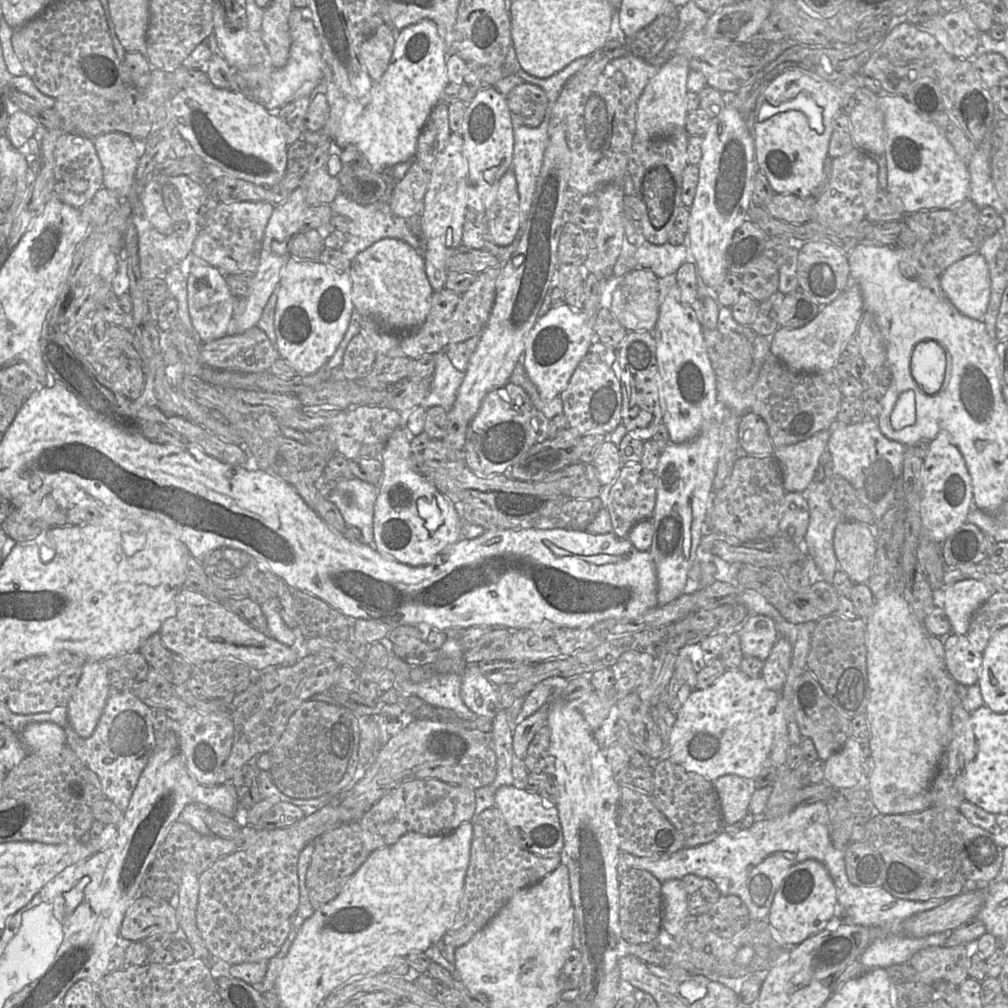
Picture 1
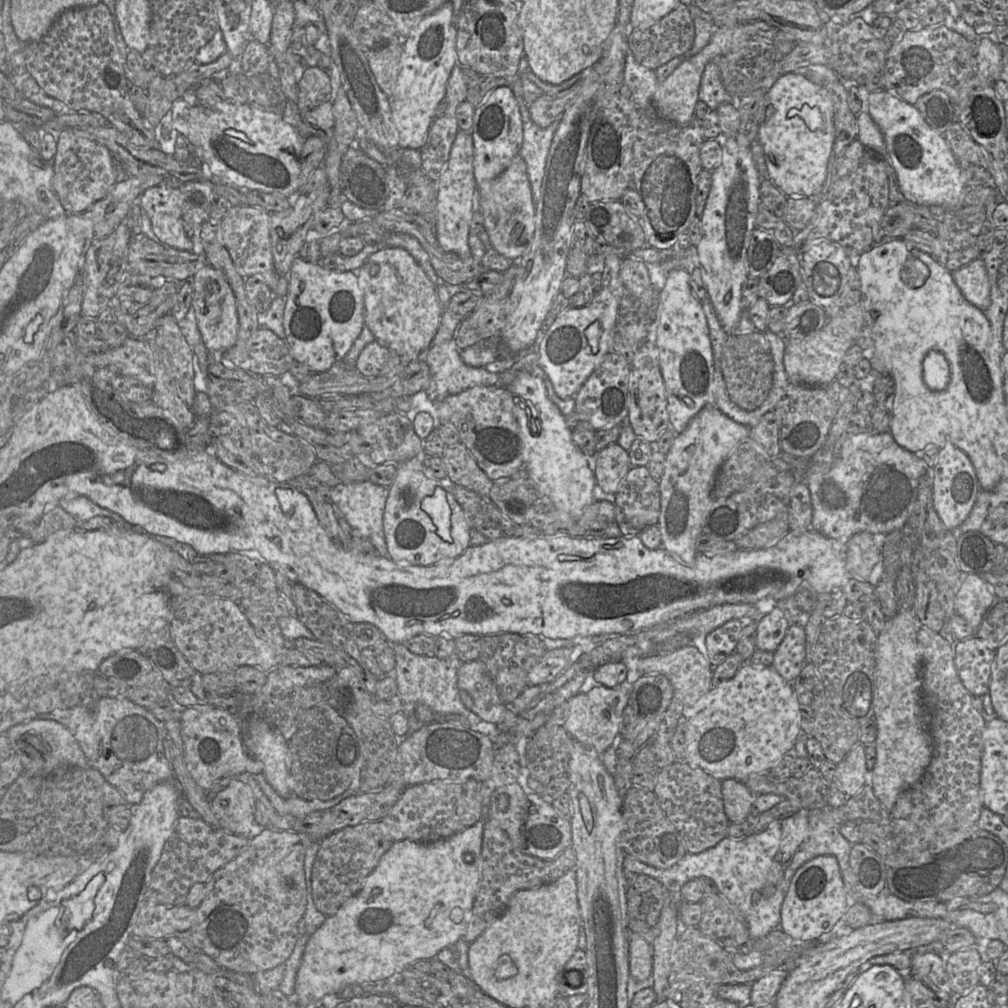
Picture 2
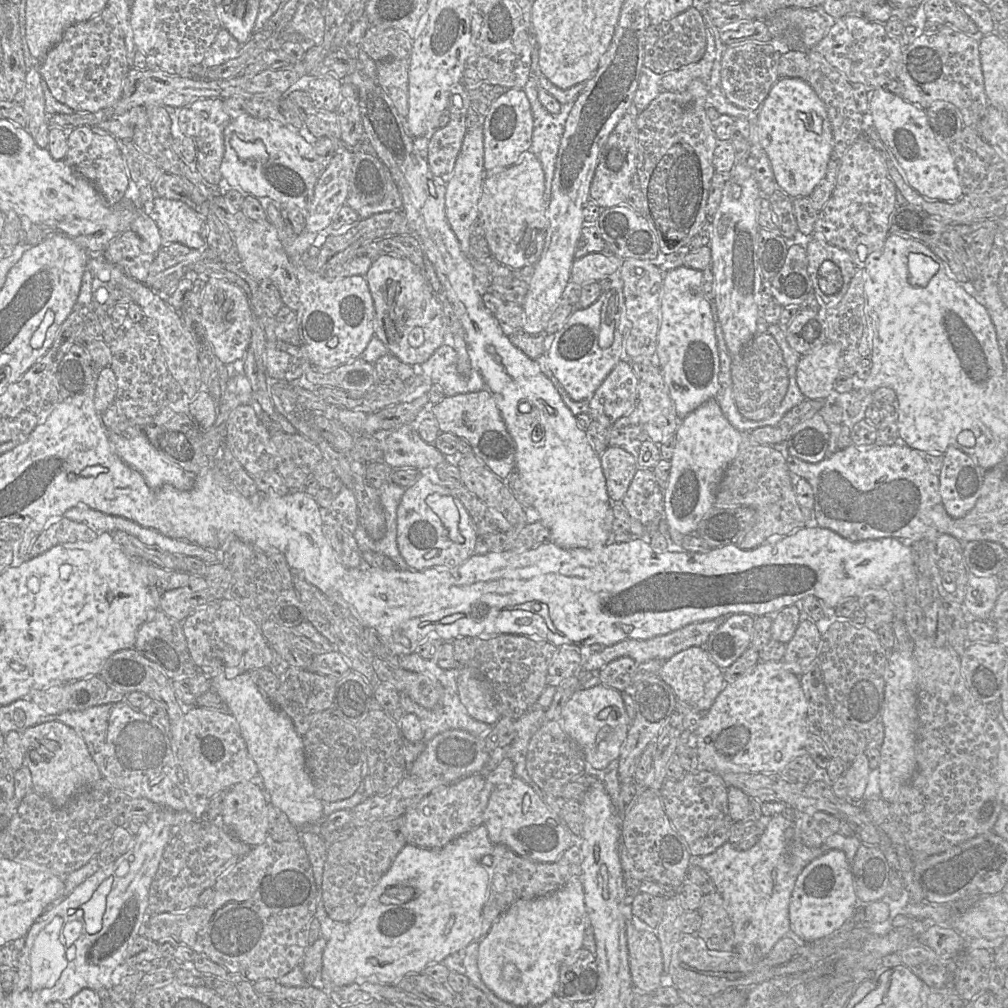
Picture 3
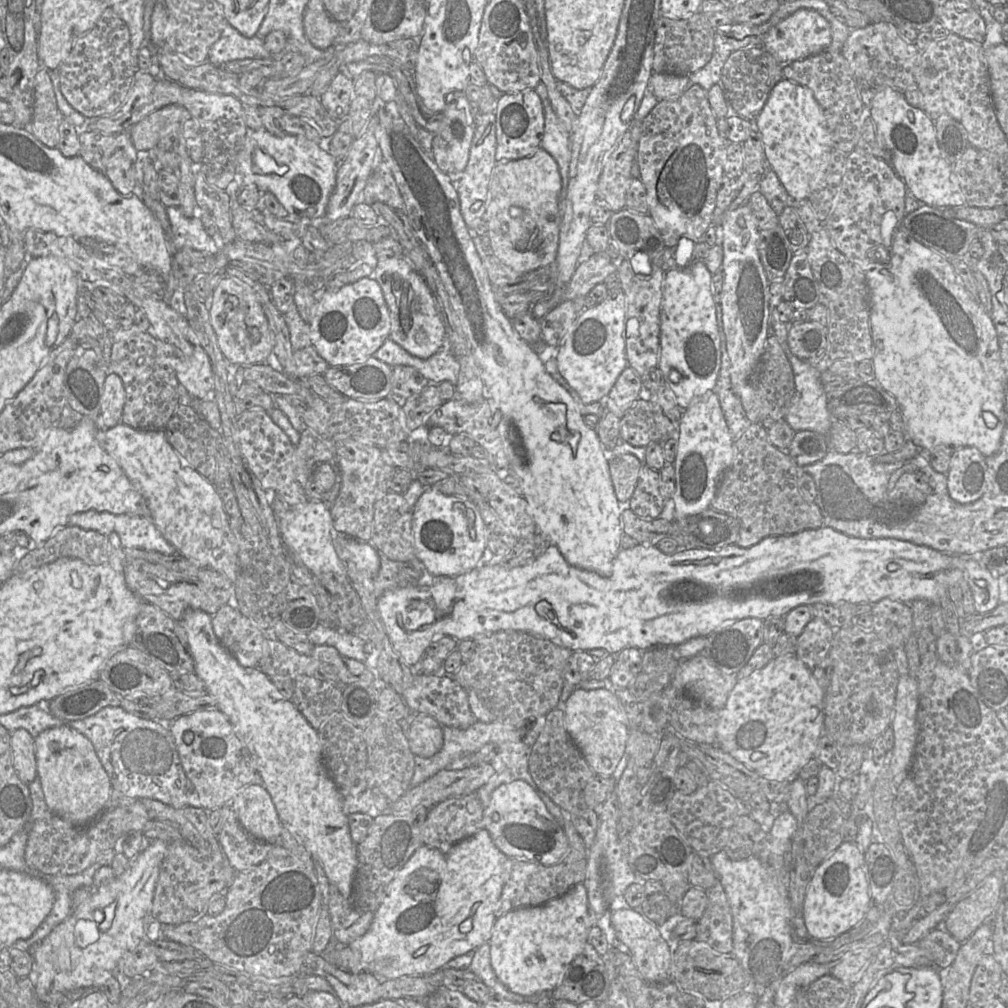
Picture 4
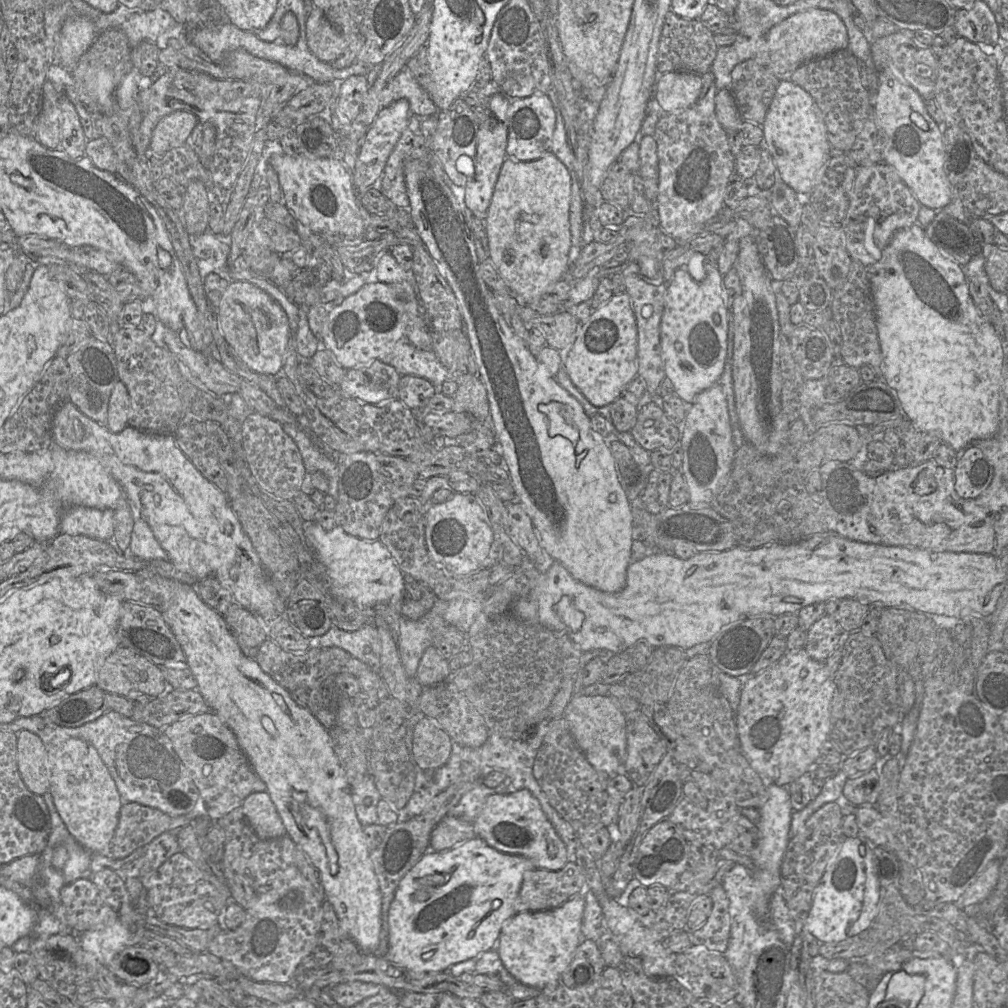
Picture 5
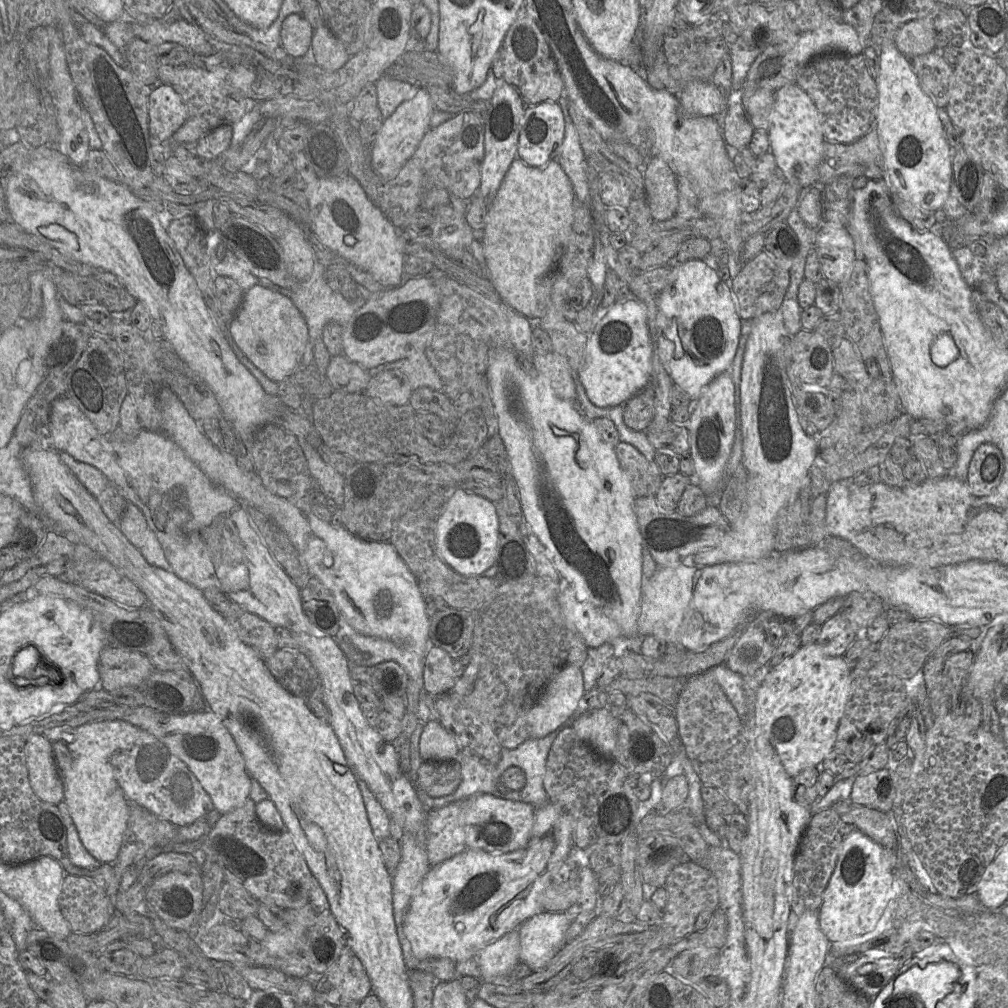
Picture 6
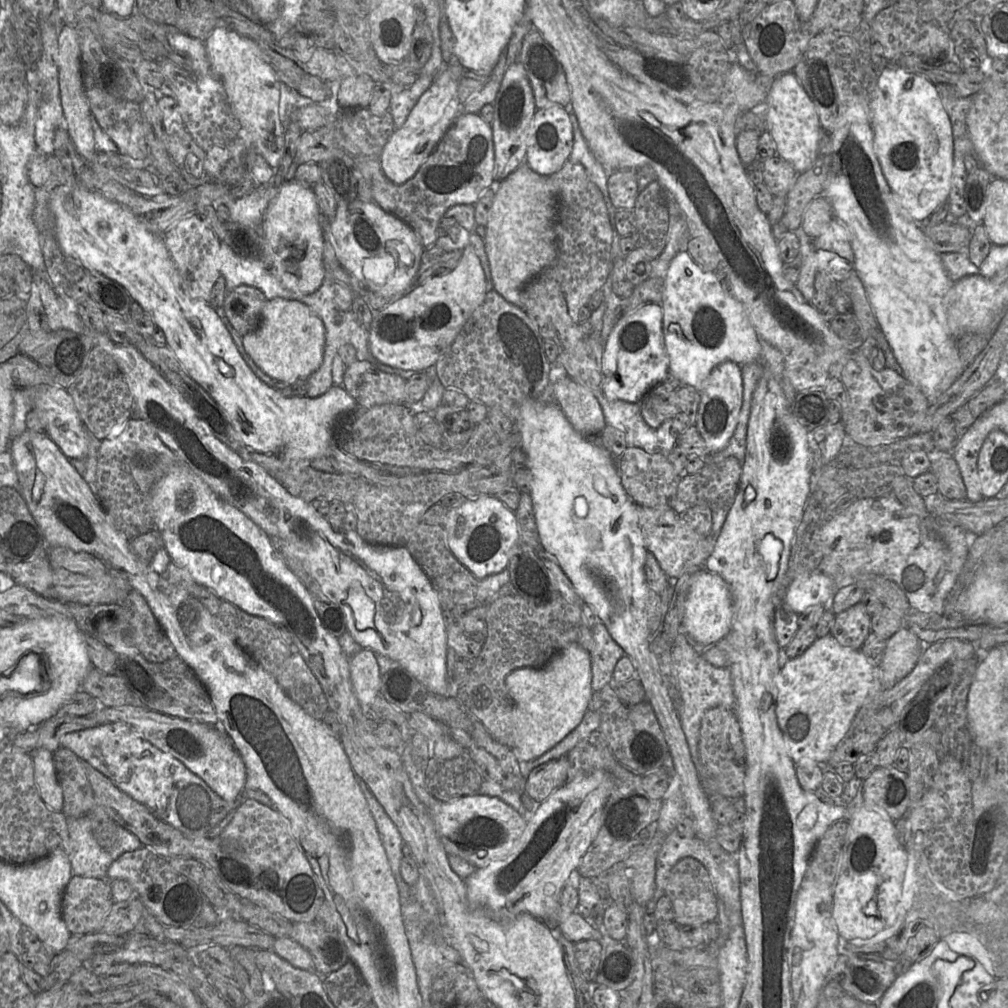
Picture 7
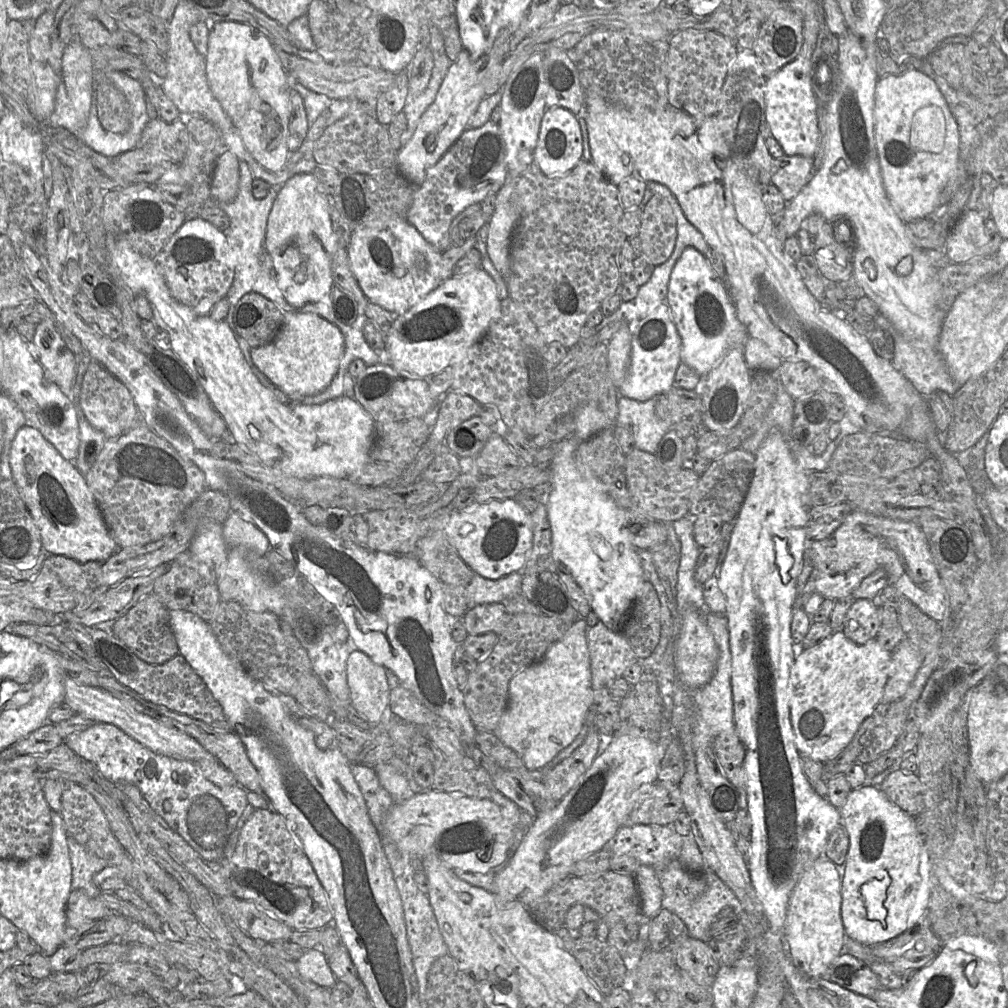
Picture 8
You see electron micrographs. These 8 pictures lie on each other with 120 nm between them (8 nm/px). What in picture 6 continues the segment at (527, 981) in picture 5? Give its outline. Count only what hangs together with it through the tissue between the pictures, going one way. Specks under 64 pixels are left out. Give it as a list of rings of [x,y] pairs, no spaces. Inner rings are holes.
[[[541,911],[524,921],[518,928],[520,963],[531,972],[544,968],[567,942],[567,930],[572,922],[568,912]]]

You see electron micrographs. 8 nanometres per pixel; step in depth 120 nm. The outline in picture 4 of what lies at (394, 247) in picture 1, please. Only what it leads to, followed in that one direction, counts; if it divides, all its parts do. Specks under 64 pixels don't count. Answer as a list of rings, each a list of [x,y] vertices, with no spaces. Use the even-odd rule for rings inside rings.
[[[404,257],[379,260],[373,270],[390,314],[389,339],[411,355],[427,359],[445,347],[446,328],[436,300],[422,276]]]

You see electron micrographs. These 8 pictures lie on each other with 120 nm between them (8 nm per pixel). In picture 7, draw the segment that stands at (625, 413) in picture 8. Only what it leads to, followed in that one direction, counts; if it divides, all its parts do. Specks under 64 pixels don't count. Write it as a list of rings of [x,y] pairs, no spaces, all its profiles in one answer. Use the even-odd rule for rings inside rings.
[[[598,391],[598,401],[606,424],[624,431],[627,447],[639,447],[647,453],[657,452],[655,429],[644,421],[640,403],[608,400],[601,391]]]

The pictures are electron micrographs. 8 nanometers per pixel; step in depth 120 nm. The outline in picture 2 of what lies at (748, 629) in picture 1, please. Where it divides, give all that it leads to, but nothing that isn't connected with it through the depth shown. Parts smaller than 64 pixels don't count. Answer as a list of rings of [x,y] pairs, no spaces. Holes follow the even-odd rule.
[[[776,607],[758,621],[756,649],[774,653],[783,641],[791,623],[783,610]]]

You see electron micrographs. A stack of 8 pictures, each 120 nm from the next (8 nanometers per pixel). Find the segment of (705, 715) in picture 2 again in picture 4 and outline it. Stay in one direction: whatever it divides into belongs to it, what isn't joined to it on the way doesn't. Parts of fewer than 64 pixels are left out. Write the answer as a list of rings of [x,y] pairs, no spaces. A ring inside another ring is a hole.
[[[798,657],[774,658],[750,676],[739,679],[729,693],[726,705],[719,711],[717,746],[761,777],[791,782],[799,770],[814,758],[818,740],[825,732],[825,692],[812,675],[812,669]]]

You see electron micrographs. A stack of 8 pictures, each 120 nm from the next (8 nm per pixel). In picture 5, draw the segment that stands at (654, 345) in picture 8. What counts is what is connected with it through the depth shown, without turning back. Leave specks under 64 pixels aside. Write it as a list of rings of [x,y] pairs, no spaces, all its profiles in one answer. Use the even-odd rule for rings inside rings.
[[[627,293],[613,295],[581,323],[564,365],[573,384],[595,407],[611,405],[638,375],[638,331],[631,299]]]

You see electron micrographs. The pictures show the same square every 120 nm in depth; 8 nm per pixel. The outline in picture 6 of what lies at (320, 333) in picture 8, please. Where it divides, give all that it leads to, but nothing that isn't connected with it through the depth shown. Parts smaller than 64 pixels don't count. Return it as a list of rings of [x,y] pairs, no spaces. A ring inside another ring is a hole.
[[[255,285],[245,291],[242,304],[229,322],[229,333],[245,356],[270,380],[280,383],[296,371],[309,341],[305,318],[290,298]]]

